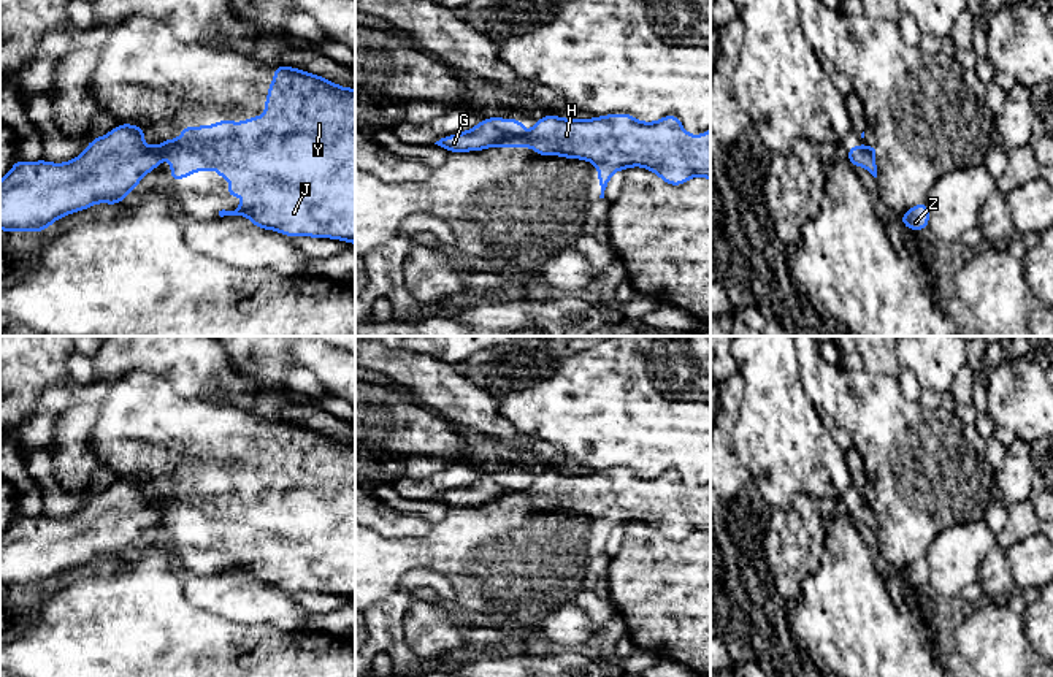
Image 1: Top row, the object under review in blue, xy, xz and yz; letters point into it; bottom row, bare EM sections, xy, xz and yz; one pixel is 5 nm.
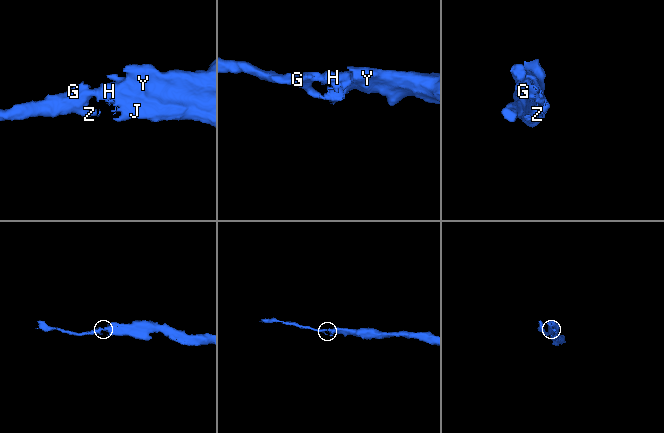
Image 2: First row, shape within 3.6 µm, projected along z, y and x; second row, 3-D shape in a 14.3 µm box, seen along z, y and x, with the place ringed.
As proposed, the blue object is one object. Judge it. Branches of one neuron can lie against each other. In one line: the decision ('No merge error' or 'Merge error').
Merge error

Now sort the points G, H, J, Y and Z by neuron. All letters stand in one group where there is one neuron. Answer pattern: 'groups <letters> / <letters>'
groups G Z / H J Y

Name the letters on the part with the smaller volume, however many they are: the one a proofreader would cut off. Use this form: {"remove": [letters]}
{"remove": ["G", "Z"]}

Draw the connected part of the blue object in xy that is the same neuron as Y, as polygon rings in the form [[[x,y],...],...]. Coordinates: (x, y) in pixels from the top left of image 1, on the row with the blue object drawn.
[[[274,67],[274,81],[268,84],[265,116],[244,122],[219,120],[214,125],[184,125],[178,140],[163,140],[151,146],[160,159],[171,162],[171,181],[189,178],[193,171],[217,168],[219,178],[230,179],[227,197],[247,197],[235,211],[219,211],[219,216],[247,216],[266,230],[285,236],[333,238],[355,244],[355,89],[341,87],[322,76],[290,68]]]

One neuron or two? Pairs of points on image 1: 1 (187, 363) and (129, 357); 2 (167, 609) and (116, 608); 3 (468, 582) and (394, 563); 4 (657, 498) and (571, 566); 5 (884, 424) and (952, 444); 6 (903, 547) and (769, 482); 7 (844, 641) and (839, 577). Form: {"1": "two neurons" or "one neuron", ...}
{"1": "one neuron", "2": "one neuron", "3": "one neuron", "4": "one neuron", "5": "one neuron", "6": "two neurons", "7": "one neuron"}

